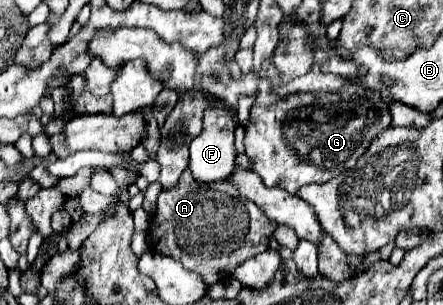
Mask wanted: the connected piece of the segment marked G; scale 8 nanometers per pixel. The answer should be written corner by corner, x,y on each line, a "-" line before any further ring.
261,83
259,87
259,93
257,93
257,99
251,107
251,117
249,121
245,123
245,155
249,157
249,163
251,163
251,169
257,171
257,175
263,179
263,183
267,187
281,187
285,191
289,191
291,195
295,195
295,191
303,185
309,185
309,183
327,183
329,179
333,179
335,175
347,171
347,169
353,169
355,167
355,161
365,153
365,149
369,147
371,139
381,133
385,127
389,127
391,119
389,119
389,103
385,103
381,99
381,95
377,95
375,91
369,91
365,87
345,87
345,91
339,91
337,95
289,95
289,99
273,99
273,95
269,95
269,83

